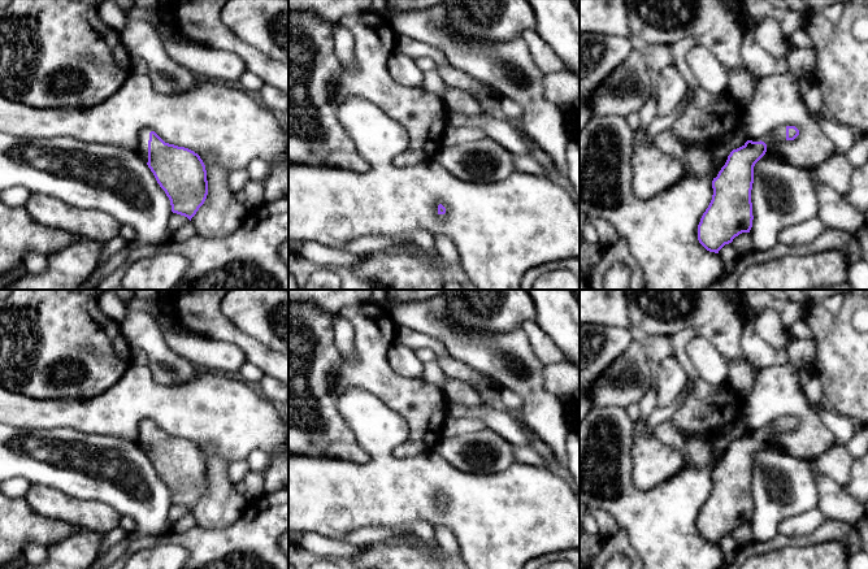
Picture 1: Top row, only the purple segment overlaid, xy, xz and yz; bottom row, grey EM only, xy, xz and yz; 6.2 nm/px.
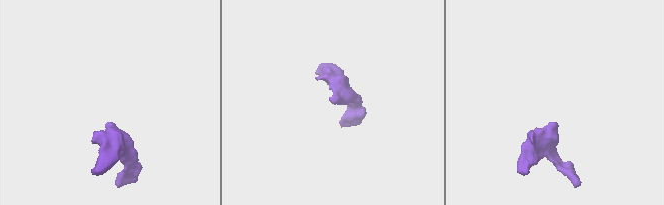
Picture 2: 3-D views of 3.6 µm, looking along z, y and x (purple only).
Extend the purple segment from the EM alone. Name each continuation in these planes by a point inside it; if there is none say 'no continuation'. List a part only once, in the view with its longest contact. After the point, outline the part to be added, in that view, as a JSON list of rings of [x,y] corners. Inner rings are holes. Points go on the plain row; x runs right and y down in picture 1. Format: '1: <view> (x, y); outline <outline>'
1: xy (144, 424); outline [[[144,418],[139,424],[139,435],[138,435],[138,444],[144,451],[144,453],[148,453],[148,431],[149,431],[149,424],[152,421],[149,418]]]

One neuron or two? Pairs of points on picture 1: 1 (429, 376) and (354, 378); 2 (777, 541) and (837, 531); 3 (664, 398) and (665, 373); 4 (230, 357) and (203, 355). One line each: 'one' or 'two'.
1: two
2: one
3: one
4: one

